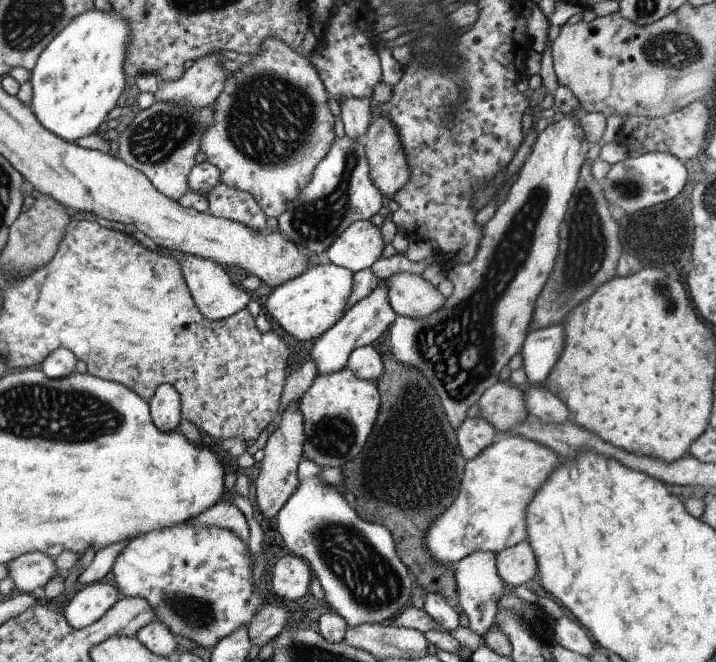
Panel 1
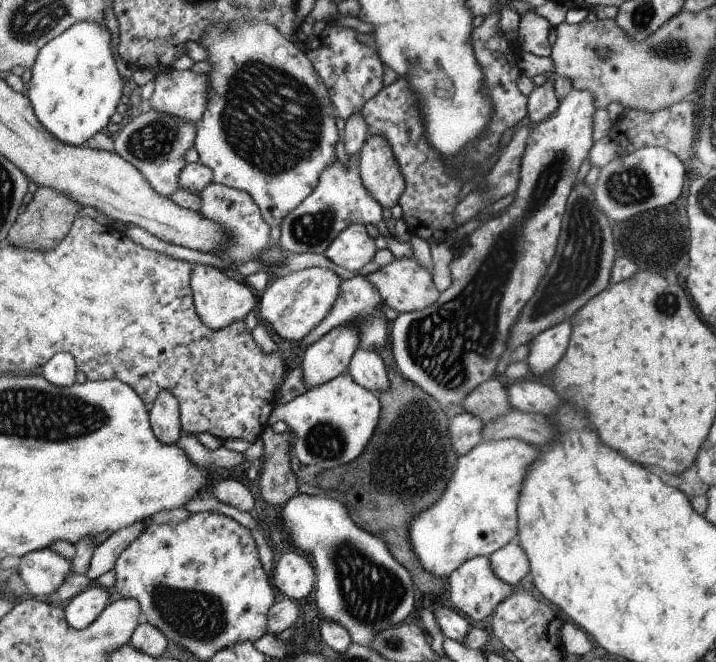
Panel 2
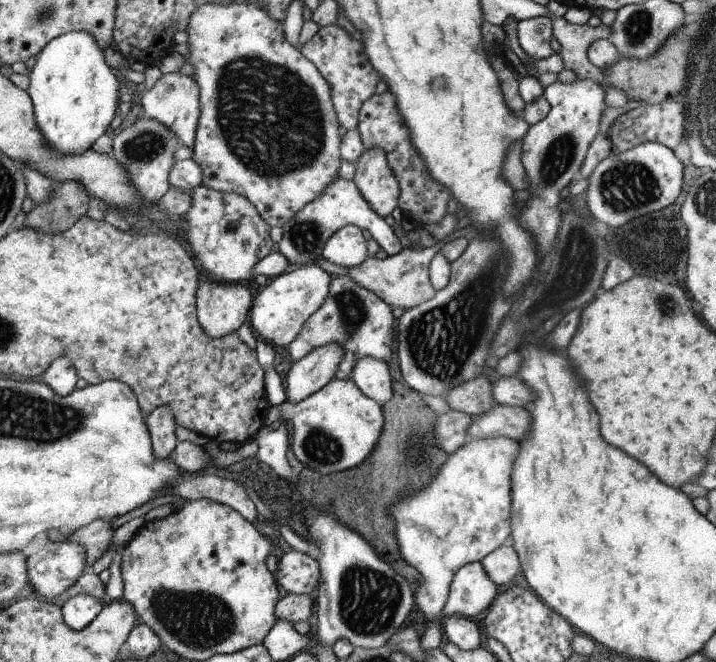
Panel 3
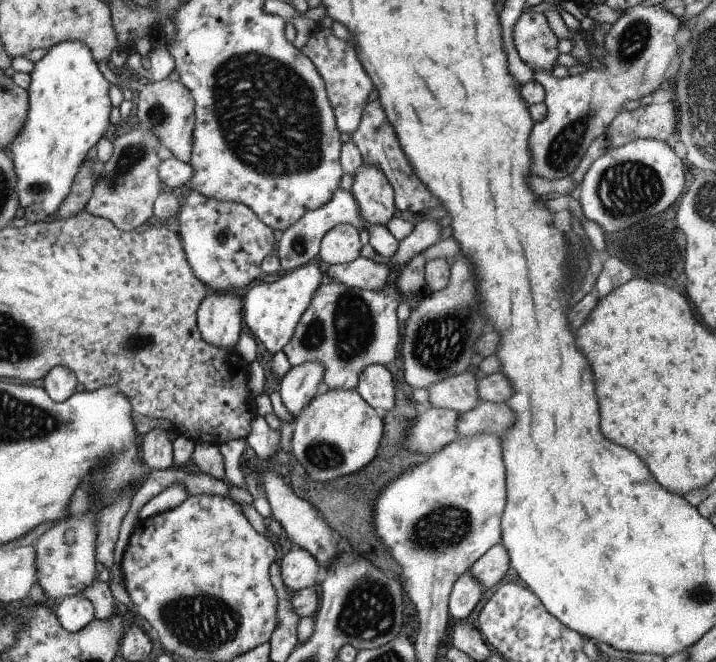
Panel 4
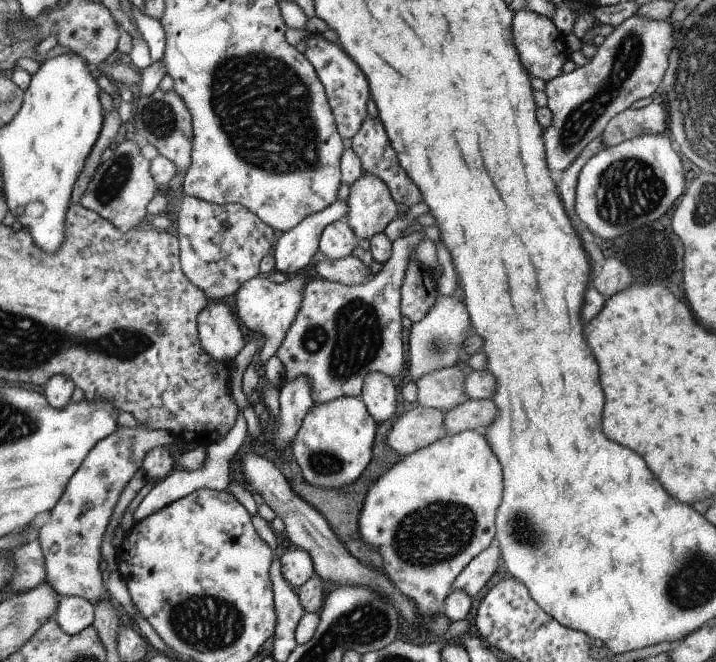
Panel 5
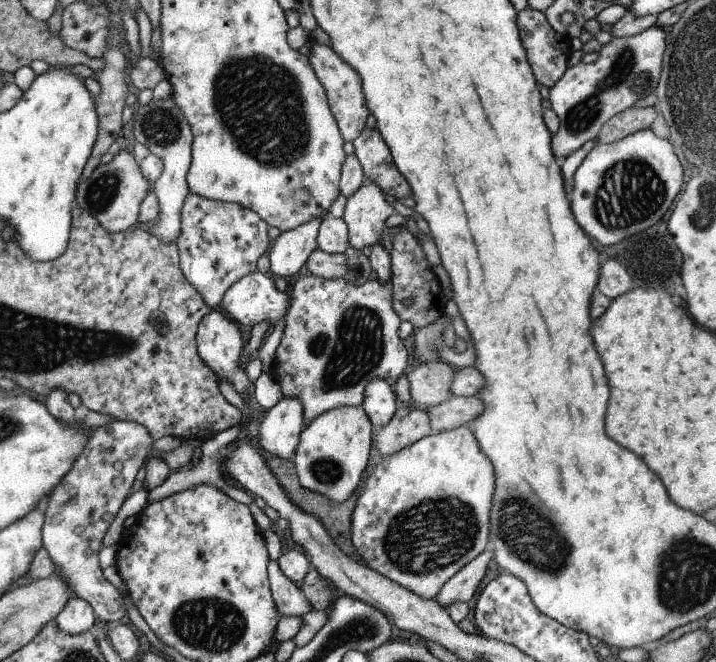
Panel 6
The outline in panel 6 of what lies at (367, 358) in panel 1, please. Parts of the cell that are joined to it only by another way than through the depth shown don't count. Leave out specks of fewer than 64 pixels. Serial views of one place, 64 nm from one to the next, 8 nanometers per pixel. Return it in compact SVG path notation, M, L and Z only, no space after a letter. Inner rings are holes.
M374 378L366 386L362 406L372 422L374 432L382 430L396 414L396 397L394 389L384 378Z

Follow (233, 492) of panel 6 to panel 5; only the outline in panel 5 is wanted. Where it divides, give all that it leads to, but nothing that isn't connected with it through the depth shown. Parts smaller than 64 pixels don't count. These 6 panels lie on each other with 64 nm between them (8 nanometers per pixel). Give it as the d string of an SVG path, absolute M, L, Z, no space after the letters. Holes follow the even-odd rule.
M255 333L253 339L245 344L245 346L240 350L240 352L234 358L234 364L232 366L231 374L232 374L232 396L236 401L236 405L238 406L238 420L236 420L236 424L232 426L232 430L226 434L226 436L222 436L222 438L218 438L218 442L214 442L214 444L207 445L206 448L206 462L204 462L204 466L202 468L198 468L198 470L172 470L167 476L166 479L162 479L158 486L154 486L148 494L146 494L146 498L138 504L138 508L134 510L134 514L132 514L134 523L139 520L144 520L147 516L152 516L154 512L158 512L158 510L162 510L168 504L172 504L175 500L180 500L180 498L184 498L187 494L194 492L198 489L212 489L217 491L226 491L230 492L228 488L230 488L231 476L230 472L230 462L235 462L238 460L238 455L240 454L238 450L246 440L246 436L248 435L247 431L247 422L244 417L244 408L246 406L251 406L248 396L243 392L242 387L242 379L244 371L247 366L255 361L255 358L258 354L258 351L261 349L262 340L260 339L259 334Z

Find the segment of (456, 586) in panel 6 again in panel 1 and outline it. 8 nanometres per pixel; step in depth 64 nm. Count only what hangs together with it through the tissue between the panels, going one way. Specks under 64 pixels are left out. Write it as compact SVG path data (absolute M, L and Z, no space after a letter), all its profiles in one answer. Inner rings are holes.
M527 541L495 554L497 572L505 584L524 585L537 574L537 563Z

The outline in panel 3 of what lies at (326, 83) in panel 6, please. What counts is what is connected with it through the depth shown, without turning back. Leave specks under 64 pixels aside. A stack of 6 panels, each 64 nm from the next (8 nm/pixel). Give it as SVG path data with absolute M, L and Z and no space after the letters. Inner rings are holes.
M323 26L308 42L301 45L300 49L328 82L339 125L346 130L357 128L360 109L366 98L374 94L374 88L378 84L378 74L374 74L374 70L364 60L366 54L362 54L362 44L358 40L348 38L344 28Z

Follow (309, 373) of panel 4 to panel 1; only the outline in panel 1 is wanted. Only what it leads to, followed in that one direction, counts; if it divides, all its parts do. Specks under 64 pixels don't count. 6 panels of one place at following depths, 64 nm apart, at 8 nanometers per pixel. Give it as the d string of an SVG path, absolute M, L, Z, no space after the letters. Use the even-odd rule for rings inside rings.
M380 280L379 286L361 302L358 302L353 308L350 308L342 315L329 330L326 330L312 346L312 361L316 363L318 375L330 375L347 368L350 354L359 347L371 345L382 333L395 322L396 312L388 303L387 287L383 280Z

